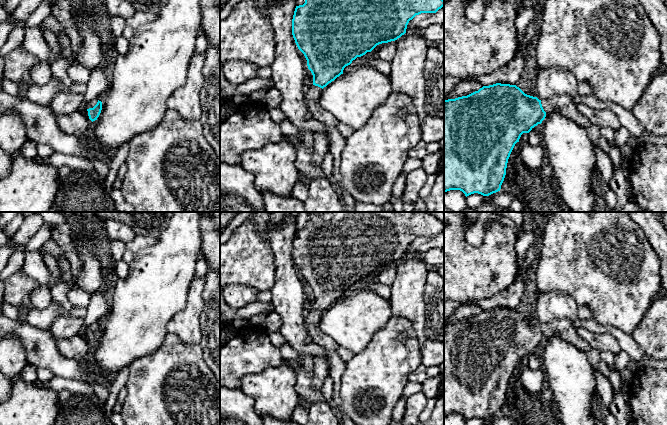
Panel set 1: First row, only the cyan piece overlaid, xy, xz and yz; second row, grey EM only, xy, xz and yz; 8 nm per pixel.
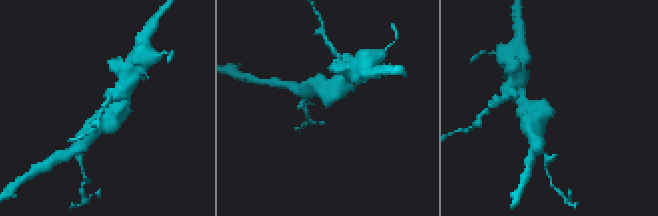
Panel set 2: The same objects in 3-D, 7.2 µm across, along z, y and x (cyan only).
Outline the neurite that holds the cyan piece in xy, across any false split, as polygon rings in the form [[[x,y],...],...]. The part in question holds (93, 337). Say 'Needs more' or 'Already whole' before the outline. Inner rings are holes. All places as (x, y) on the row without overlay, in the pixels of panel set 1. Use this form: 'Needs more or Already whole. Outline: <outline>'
Needs more. Outline: [[[98,323],[92,324],[87,327],[87,335],[89,343],[93,346],[97,344],[102,334],[102,326]]]

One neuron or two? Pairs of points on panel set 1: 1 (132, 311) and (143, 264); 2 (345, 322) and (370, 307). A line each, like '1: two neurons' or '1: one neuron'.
1: one neuron
2: one neuron

